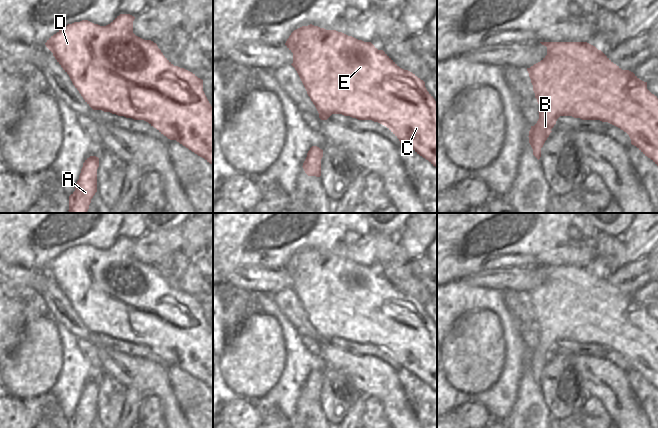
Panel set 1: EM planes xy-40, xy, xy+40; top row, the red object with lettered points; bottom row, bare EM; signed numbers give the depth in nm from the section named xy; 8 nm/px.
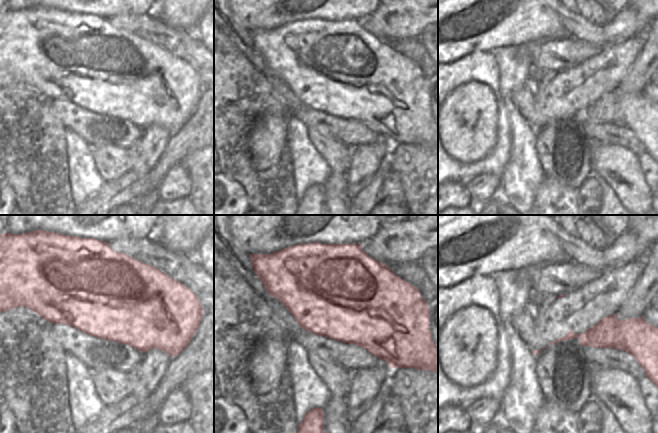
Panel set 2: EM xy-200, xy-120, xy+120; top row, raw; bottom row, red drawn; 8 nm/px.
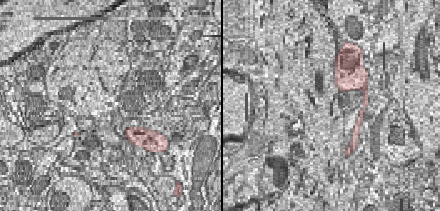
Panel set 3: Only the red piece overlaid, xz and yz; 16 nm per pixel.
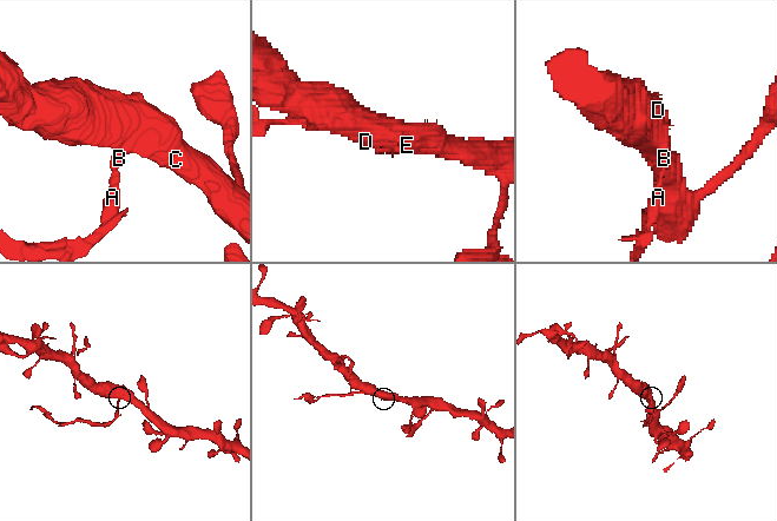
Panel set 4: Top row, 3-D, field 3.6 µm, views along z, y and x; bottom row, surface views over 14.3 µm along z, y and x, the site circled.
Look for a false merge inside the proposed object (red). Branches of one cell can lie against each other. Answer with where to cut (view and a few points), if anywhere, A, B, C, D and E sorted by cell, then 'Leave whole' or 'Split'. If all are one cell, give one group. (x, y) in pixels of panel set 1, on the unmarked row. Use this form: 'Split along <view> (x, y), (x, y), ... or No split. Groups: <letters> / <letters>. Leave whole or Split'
Split along xy+40 (540, 372), (533, 374). Groups: A / B C D E. Split.

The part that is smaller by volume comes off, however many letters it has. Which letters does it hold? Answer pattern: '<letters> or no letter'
A

